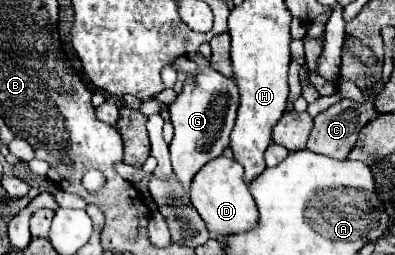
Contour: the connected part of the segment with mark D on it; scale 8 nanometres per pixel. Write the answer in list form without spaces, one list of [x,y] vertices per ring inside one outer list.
[[[219,156],[207,162],[207,166],[203,166],[195,174],[195,178],[191,180],[191,202],[207,224],[211,236],[239,234],[257,224],[257,206],[247,182],[243,180],[243,166],[233,158]]]

